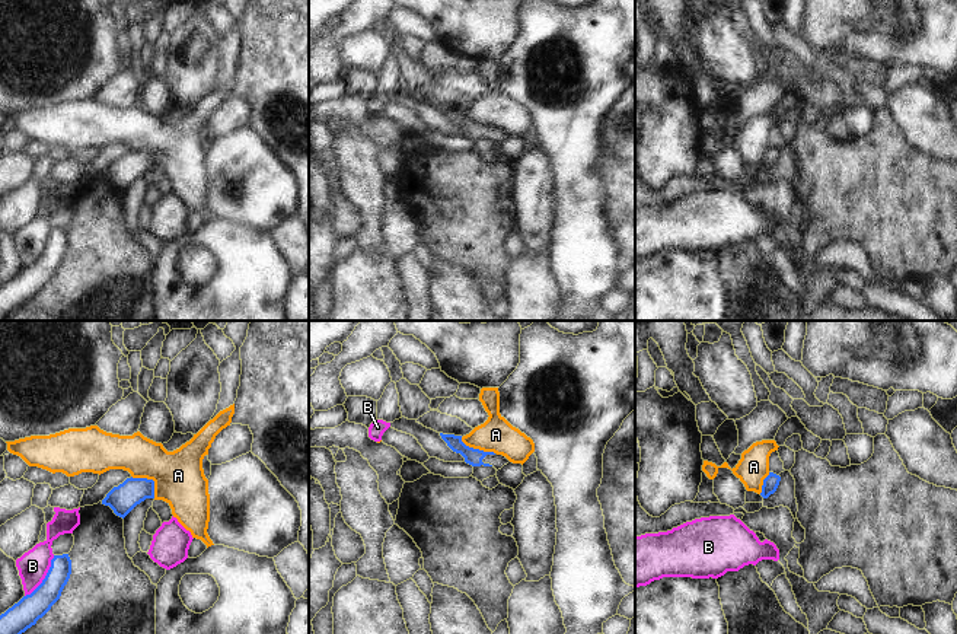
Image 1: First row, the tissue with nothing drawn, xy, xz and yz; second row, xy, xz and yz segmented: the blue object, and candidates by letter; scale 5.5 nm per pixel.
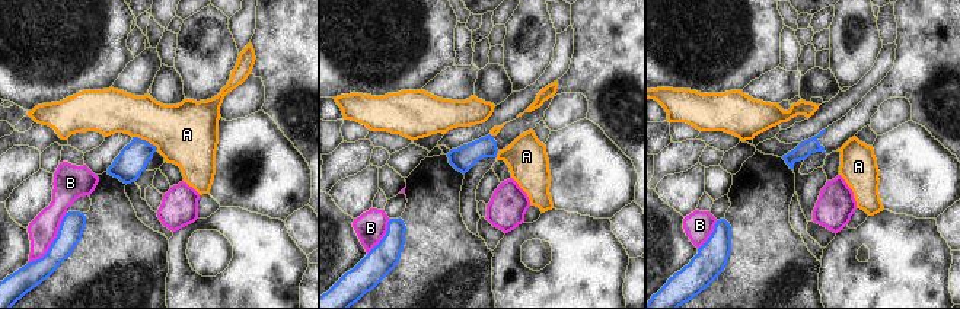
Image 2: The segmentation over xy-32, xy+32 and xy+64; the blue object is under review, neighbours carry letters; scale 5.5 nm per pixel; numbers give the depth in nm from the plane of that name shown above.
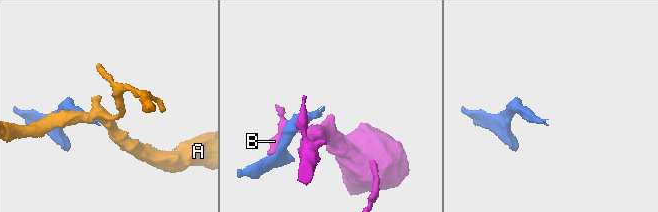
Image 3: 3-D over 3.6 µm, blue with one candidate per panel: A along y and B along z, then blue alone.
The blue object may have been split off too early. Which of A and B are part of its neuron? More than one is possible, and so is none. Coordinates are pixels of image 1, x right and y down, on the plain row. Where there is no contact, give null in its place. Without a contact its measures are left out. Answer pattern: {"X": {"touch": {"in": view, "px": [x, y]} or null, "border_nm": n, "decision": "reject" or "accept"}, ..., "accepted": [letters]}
{"A": {"touch": {"in": "xy", "px": [150, 153]}, "border_nm": 180, "decision": "reject"}, "B": {"touch": {"in": "xy", "px": [45, 251]}, "border_nm": 280, "decision": "reject"}, "accepted": []}

